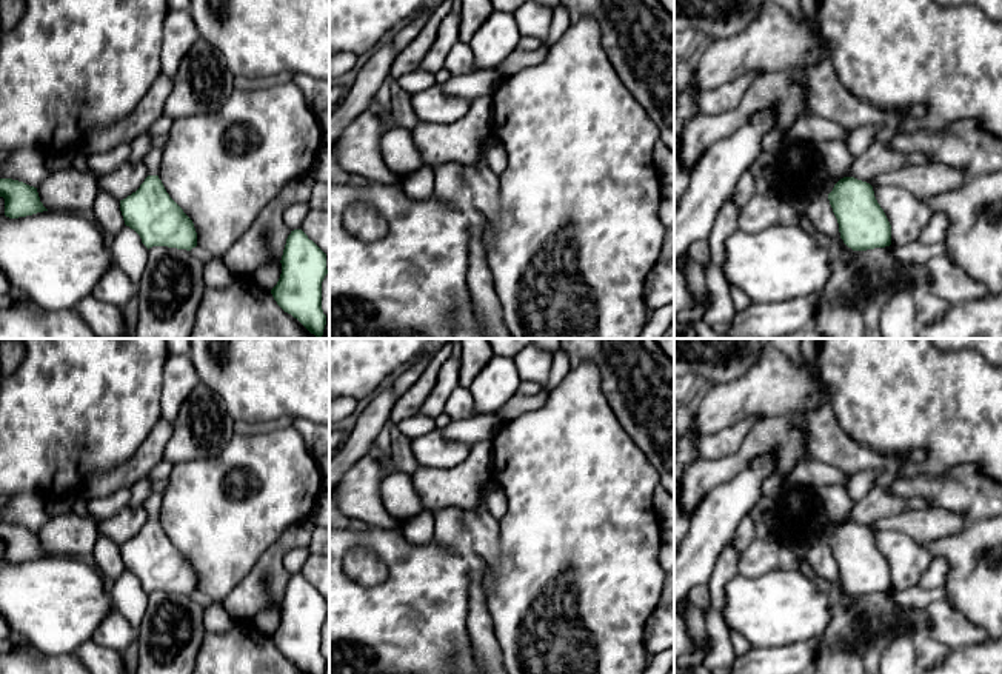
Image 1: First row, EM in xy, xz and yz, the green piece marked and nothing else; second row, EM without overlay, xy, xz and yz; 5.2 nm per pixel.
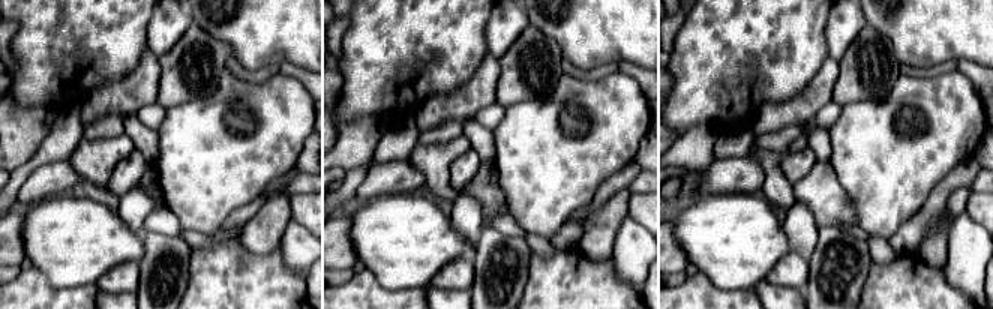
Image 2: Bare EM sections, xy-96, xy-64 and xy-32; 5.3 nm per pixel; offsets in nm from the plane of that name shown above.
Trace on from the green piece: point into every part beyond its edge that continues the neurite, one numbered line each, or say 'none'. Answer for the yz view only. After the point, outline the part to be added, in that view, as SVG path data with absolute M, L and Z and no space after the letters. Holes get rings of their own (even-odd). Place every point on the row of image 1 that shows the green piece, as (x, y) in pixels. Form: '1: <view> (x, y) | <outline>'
none

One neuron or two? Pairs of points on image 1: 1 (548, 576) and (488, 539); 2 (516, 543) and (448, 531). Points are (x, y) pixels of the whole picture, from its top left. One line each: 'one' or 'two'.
1: two
2: two

